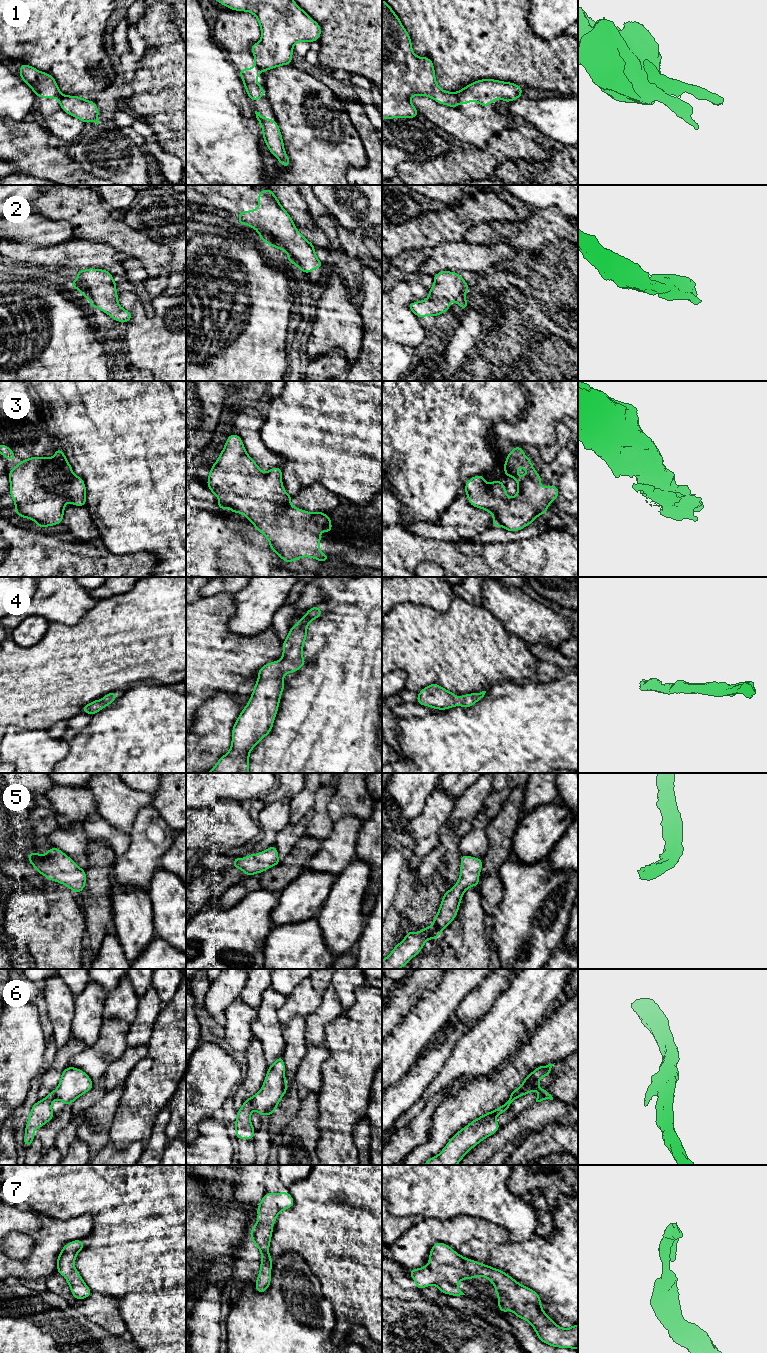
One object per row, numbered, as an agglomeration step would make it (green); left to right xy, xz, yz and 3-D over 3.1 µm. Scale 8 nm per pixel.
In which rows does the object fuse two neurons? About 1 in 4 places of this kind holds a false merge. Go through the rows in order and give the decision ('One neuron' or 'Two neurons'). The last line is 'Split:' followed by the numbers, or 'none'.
1: Two neurons
2: One neuron
3: One neuron
4: One neuron
5: One neuron
6: Two neurons
7: One neuron
Split: 1, 6

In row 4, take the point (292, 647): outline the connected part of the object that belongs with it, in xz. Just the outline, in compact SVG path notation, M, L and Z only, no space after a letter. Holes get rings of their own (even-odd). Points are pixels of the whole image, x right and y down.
M318 605L309 609L289 630L282 643L281 659L258 670L258 679L249 702L232 728L230 750L207 773L249 773L252 749L272 730L285 687L283 677L305 666L306 661L301 653L307 638L307 627L322 614Z

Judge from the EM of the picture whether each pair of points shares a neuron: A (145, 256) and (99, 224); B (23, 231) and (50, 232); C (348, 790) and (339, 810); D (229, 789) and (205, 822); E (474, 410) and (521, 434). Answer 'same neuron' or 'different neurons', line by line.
A: same neuron
B: same neuron
C: same neuron
D: different neurons
E: different neurons

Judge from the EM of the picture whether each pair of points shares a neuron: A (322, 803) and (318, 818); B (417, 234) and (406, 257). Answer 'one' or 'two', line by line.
A: one
B: two

